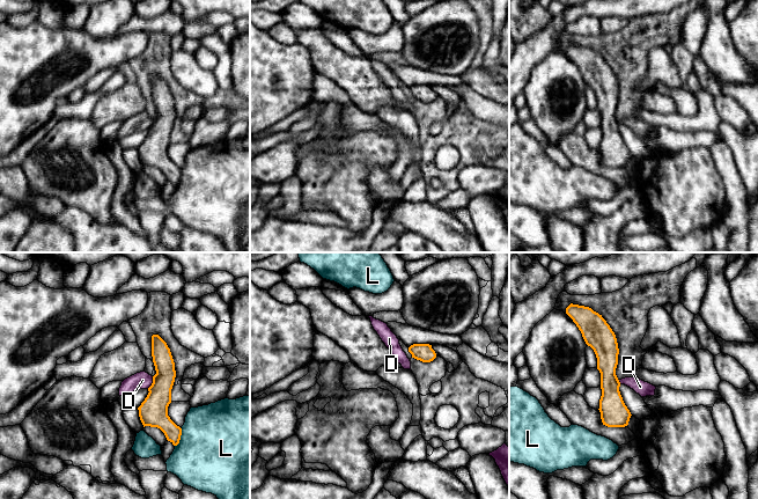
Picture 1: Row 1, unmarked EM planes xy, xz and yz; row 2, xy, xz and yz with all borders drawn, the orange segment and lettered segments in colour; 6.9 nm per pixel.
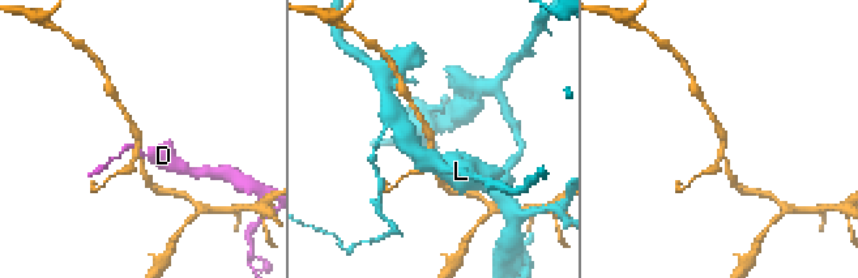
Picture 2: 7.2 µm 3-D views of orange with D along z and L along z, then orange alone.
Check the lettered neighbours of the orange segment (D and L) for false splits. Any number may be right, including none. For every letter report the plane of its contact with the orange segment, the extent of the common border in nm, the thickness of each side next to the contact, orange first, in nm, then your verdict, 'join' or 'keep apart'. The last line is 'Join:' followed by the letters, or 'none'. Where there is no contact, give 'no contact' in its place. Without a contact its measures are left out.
D: meets orange in xy; contact 100 nm long; 200 nm thick on the orange side, 120 nm on the other; keep apart
L: meets orange in xy; contact 140 nm long; 200 nm thick on the orange side, 480 nm on the other; keep apart
Join: none

